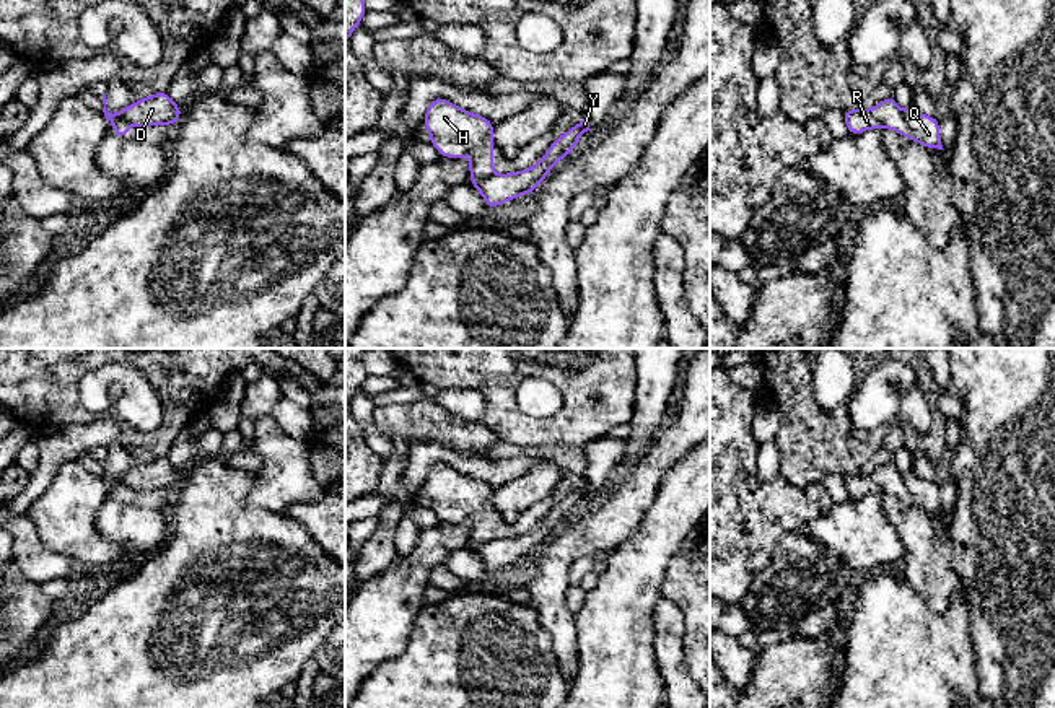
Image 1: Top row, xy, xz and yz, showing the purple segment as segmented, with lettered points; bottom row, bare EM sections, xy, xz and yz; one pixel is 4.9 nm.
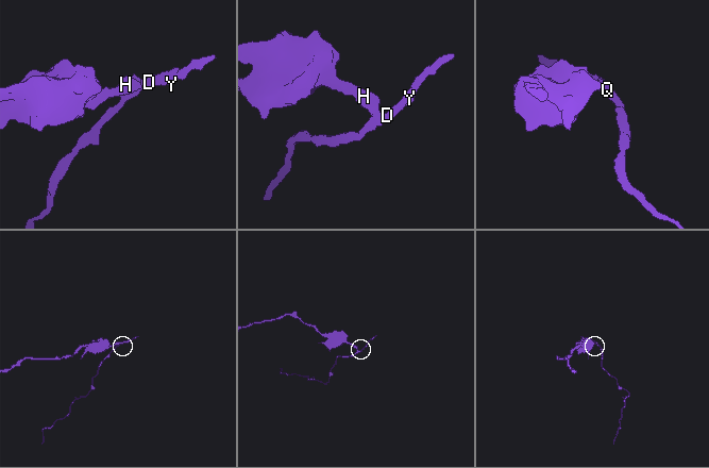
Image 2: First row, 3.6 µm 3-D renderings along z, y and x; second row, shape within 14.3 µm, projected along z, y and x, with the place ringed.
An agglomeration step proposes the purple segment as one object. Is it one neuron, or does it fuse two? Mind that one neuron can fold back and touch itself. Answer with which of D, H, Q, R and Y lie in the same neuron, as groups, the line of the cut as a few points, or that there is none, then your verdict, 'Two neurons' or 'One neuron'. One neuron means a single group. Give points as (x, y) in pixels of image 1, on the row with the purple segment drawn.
Groups: D Q Y / H R. Split along yz (902, 111), (912, 137). Two neurons

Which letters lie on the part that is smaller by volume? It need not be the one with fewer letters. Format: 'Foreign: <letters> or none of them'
Foreign: D, Q, Y

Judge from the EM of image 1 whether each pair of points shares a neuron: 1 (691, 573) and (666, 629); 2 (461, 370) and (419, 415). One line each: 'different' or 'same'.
1: different
2: different

